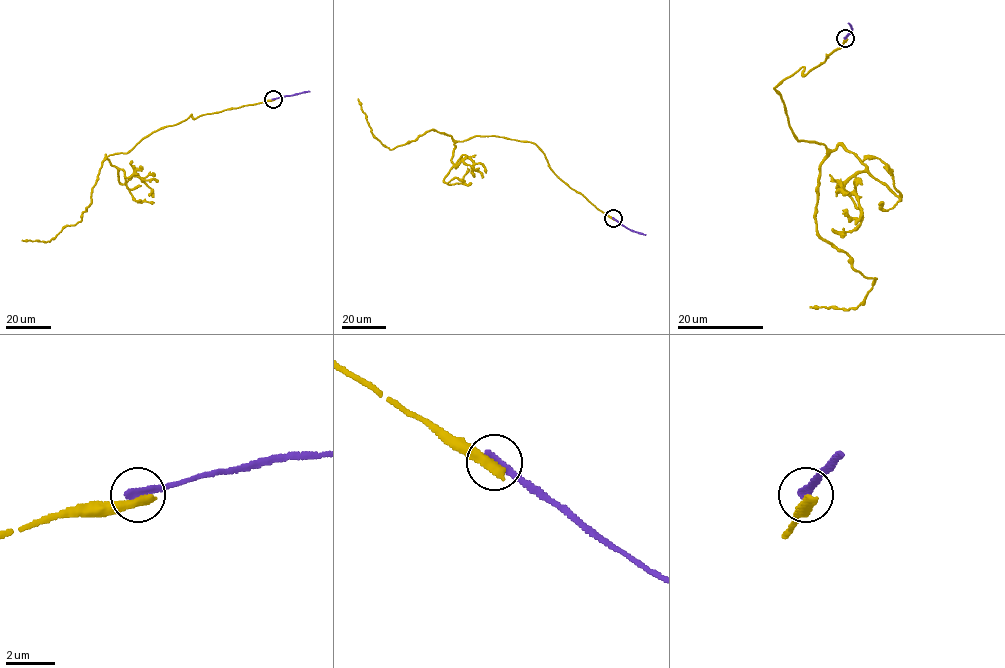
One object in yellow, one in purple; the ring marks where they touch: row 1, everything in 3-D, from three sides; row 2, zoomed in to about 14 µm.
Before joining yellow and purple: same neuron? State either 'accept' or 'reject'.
reject

